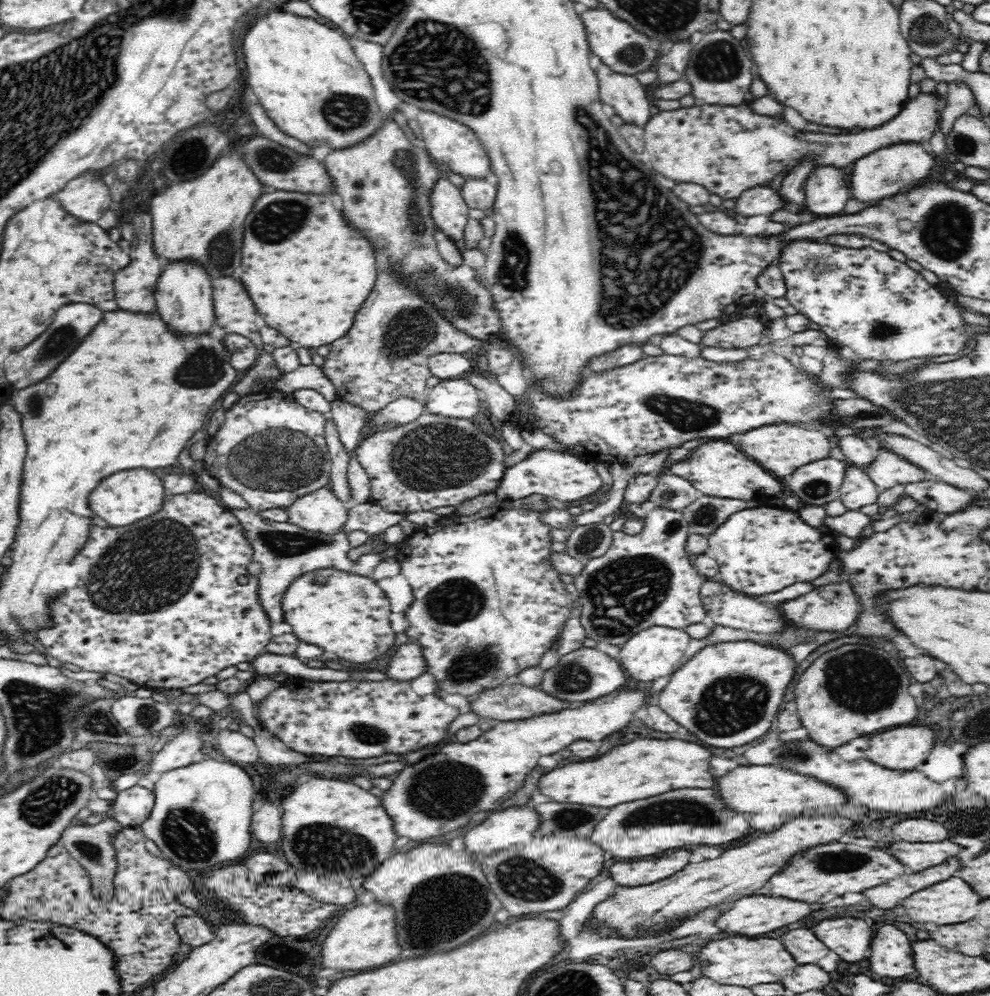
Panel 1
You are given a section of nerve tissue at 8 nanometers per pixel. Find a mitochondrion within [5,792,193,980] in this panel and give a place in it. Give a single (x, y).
(91, 852)

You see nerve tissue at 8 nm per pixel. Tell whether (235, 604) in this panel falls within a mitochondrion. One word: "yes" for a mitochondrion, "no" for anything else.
no

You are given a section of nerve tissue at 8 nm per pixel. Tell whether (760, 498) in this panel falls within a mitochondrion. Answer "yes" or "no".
no

